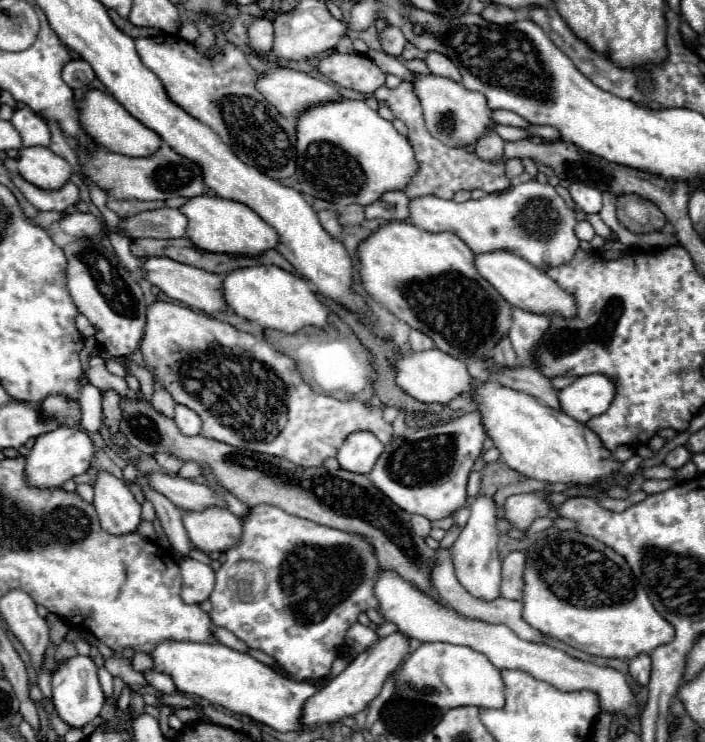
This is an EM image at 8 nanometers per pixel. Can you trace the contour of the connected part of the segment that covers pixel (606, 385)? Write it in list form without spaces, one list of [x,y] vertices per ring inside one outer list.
[[[603,374],[579,376],[571,386],[559,394],[561,408],[577,422],[589,422],[593,416],[603,414],[615,398],[615,382]]]

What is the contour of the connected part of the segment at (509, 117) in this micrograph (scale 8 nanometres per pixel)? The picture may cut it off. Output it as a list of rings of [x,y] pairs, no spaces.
[[[497,110],[497,112],[493,112],[493,120],[495,120],[497,124],[505,124],[505,126],[521,126],[521,128],[529,128],[529,126],[531,126],[531,122],[523,120],[519,114],[507,112],[507,110]]]

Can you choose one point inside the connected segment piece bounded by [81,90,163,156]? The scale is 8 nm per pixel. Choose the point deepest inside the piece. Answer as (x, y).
(104, 119)

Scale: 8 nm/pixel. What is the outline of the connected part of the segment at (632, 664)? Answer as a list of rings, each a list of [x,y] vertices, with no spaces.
[[[639,654],[633,660],[629,660],[629,676],[635,682],[635,686],[647,686],[651,676],[651,658],[647,654]]]

